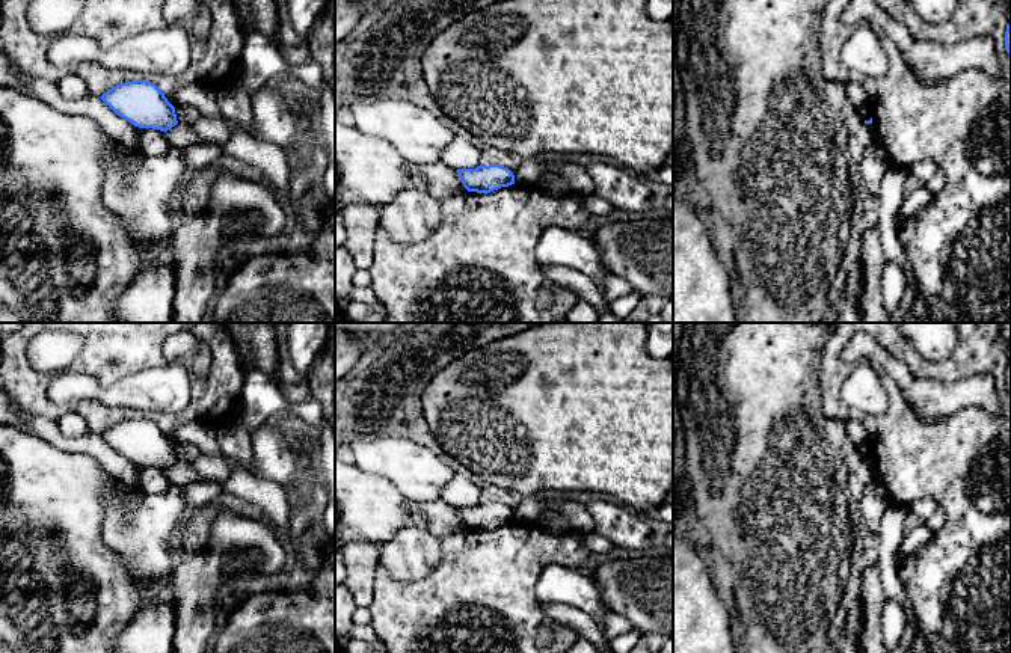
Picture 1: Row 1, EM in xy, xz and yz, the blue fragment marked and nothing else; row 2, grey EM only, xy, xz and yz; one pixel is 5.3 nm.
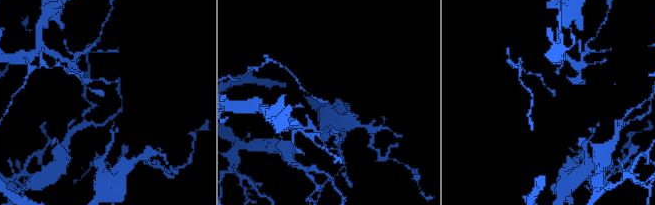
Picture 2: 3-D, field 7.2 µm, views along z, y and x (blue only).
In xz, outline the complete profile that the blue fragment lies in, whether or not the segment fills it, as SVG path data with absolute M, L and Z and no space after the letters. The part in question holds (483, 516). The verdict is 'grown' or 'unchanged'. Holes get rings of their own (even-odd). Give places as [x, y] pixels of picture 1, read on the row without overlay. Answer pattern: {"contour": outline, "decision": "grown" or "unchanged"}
{"contour": "M480 502L475 507L457 507L456 510L468 529L487 532L501 525L515 522L513 510L499 502Z", "decision": "unchanged"}

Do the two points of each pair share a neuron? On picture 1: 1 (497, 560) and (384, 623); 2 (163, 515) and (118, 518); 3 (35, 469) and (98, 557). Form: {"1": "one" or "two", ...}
{"1": "one", "2": "one", "3": "one"}

